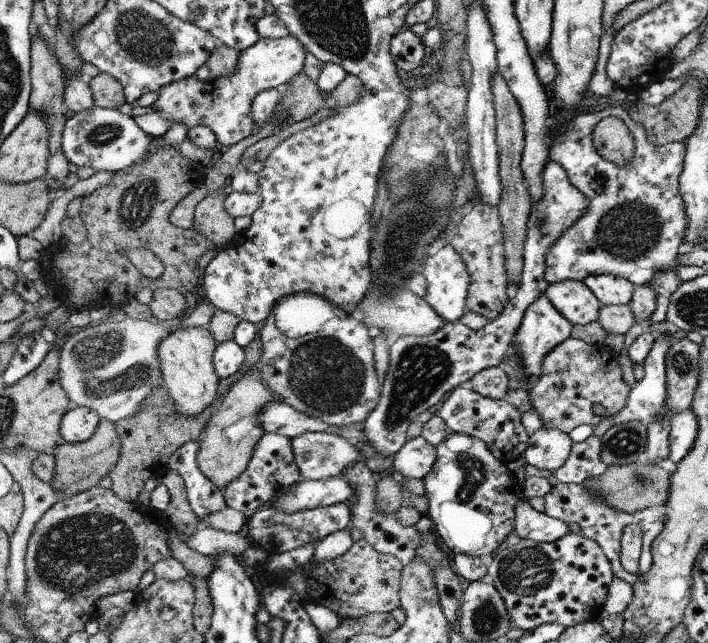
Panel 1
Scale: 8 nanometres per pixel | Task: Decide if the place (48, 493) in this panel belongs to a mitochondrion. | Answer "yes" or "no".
no

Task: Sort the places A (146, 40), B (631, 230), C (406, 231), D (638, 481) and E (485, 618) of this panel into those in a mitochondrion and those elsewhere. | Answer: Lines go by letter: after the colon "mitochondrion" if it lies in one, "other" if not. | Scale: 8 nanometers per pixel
A: mitochondrion
B: mitochondrion
C: mitochondrion
D: mitochondrion
E: mitochondrion

